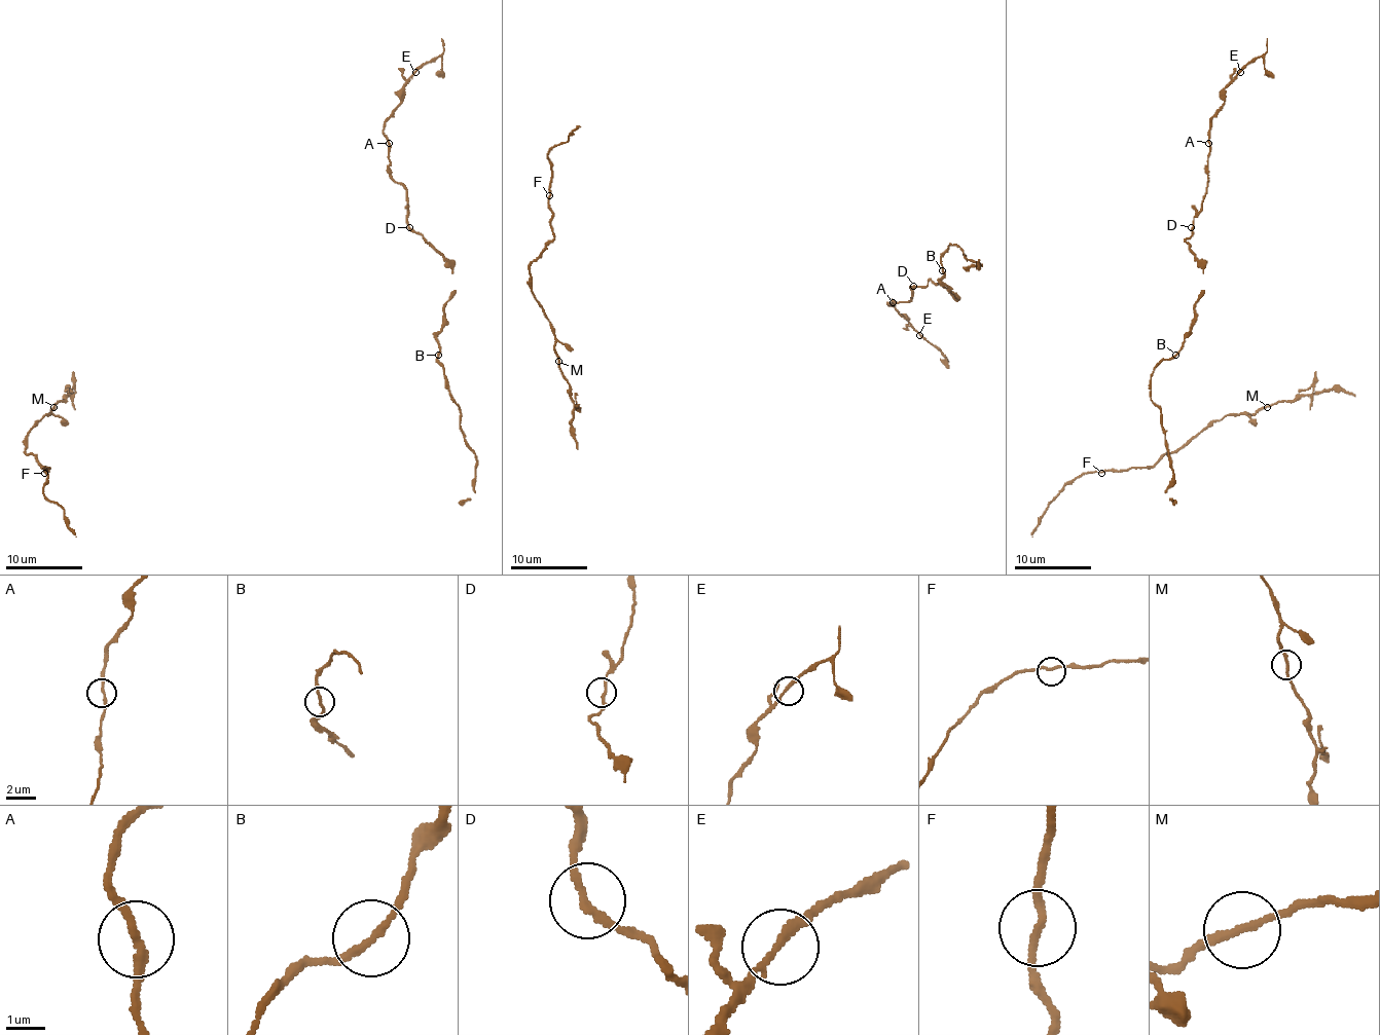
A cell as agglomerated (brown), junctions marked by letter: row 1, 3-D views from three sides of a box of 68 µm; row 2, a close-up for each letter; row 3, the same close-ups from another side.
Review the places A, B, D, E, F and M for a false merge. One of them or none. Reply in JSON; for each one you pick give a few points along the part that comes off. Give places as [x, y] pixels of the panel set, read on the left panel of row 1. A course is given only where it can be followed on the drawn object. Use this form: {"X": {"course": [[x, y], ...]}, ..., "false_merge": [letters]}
{"M": {"course": [[55, 406], [70, 395], [66, 391], [73, 397]]}, "false_merge": ["M"]}

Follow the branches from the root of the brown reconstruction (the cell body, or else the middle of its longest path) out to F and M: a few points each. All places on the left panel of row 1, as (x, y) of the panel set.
F: (73, 372), (75, 393), (60, 400), (50, 413), (28, 433), (26, 452), (41, 466), (48, 467), (44, 473)
M: (73, 372), (75, 393), (55, 406)

